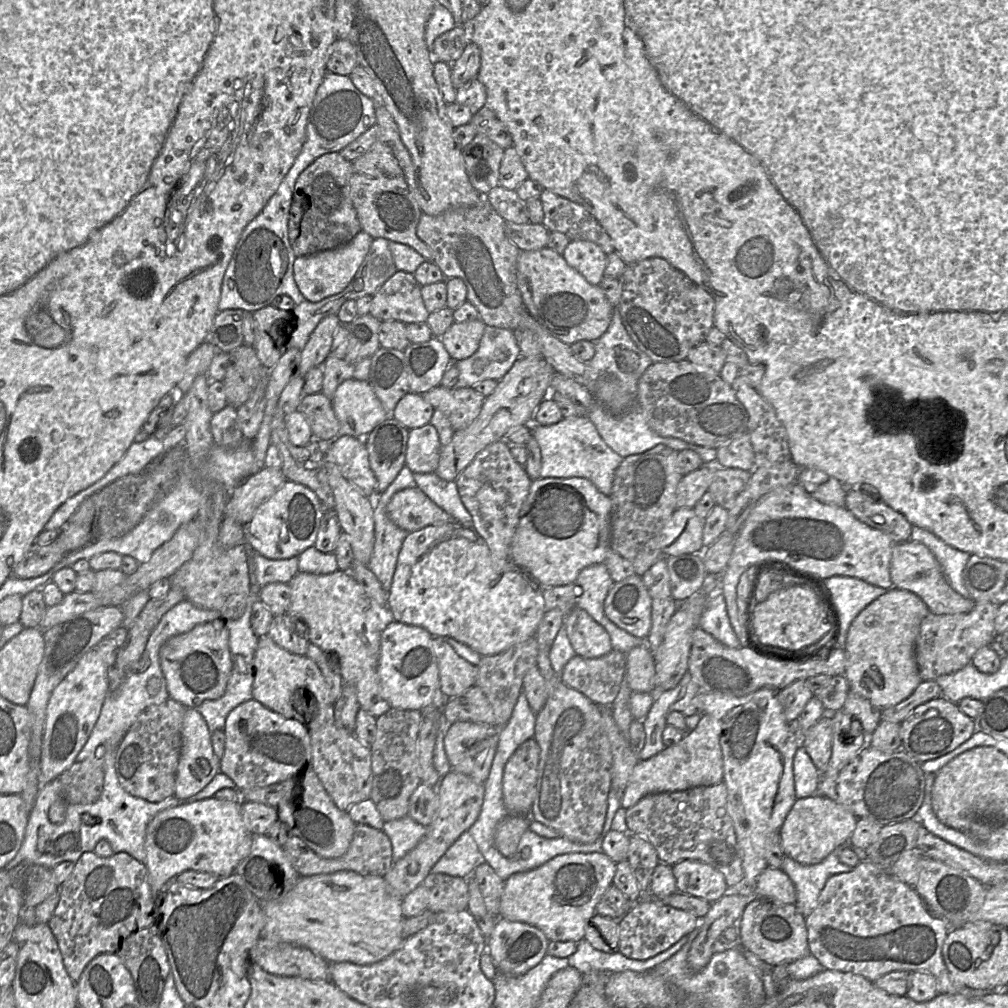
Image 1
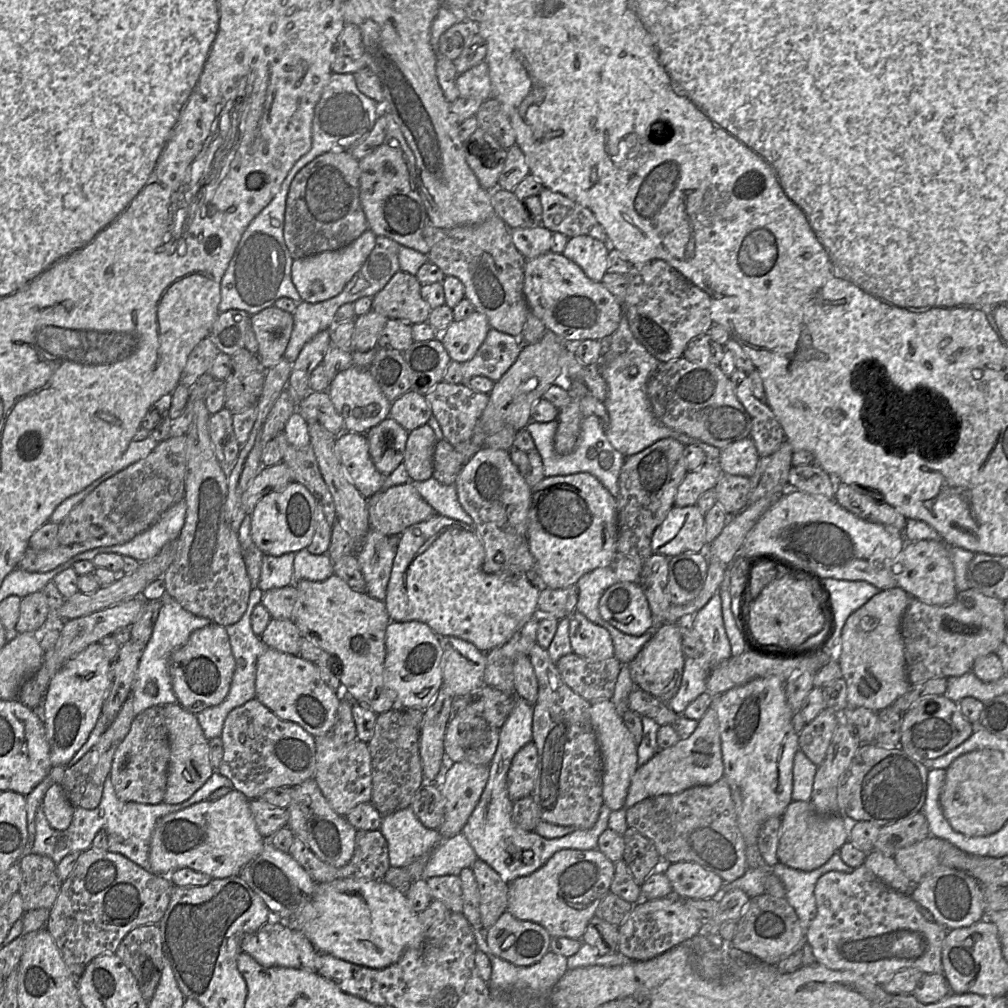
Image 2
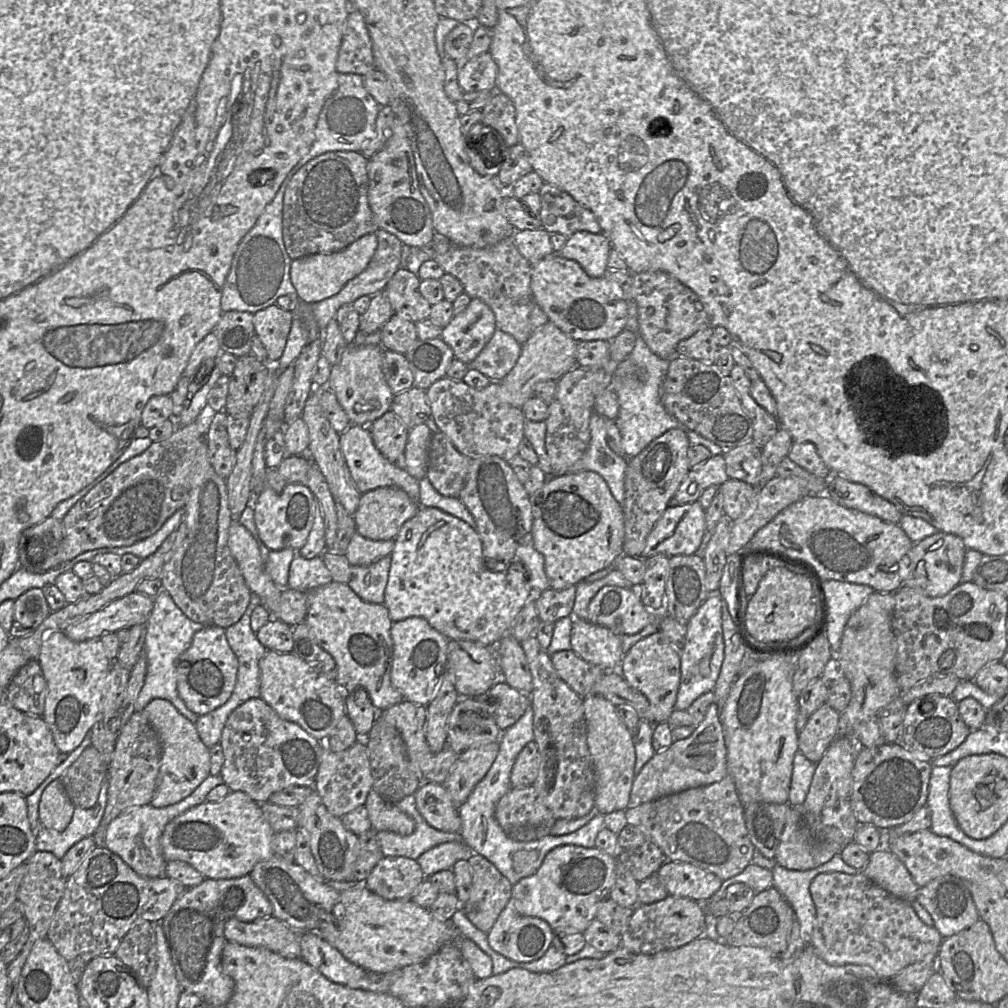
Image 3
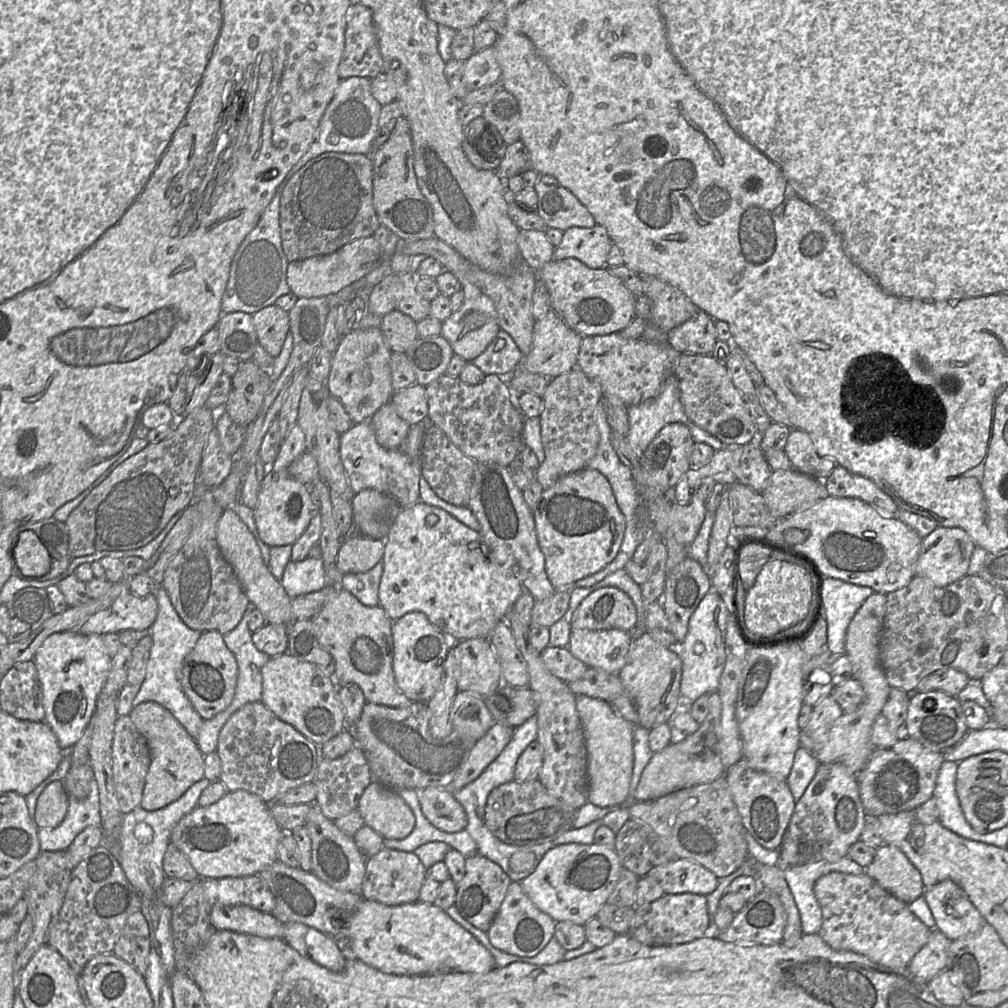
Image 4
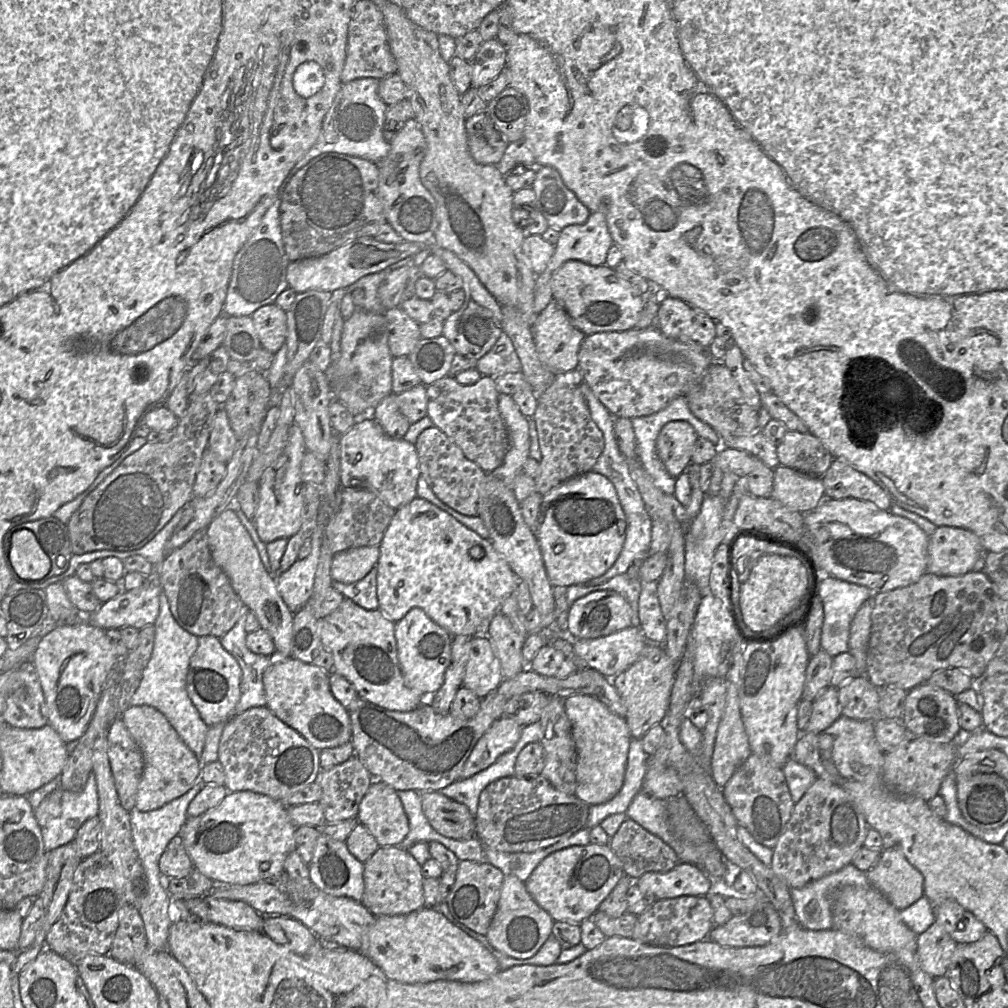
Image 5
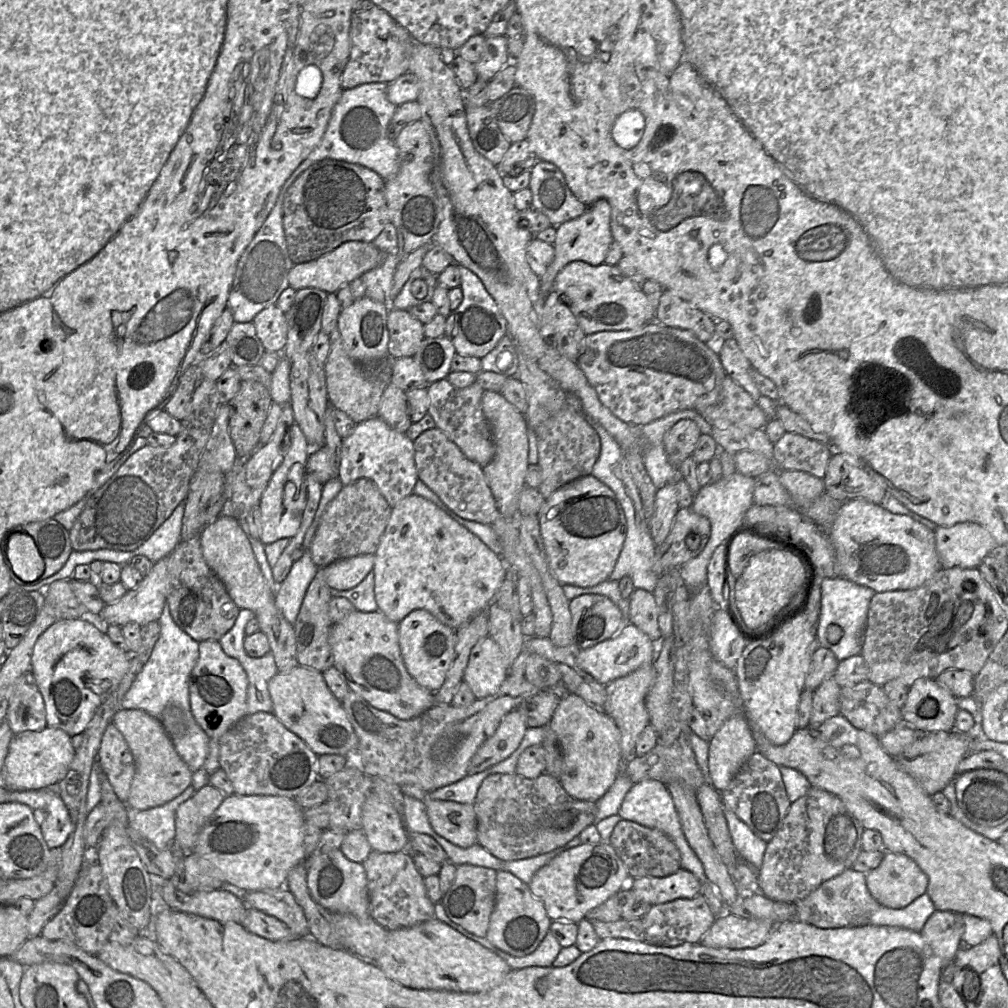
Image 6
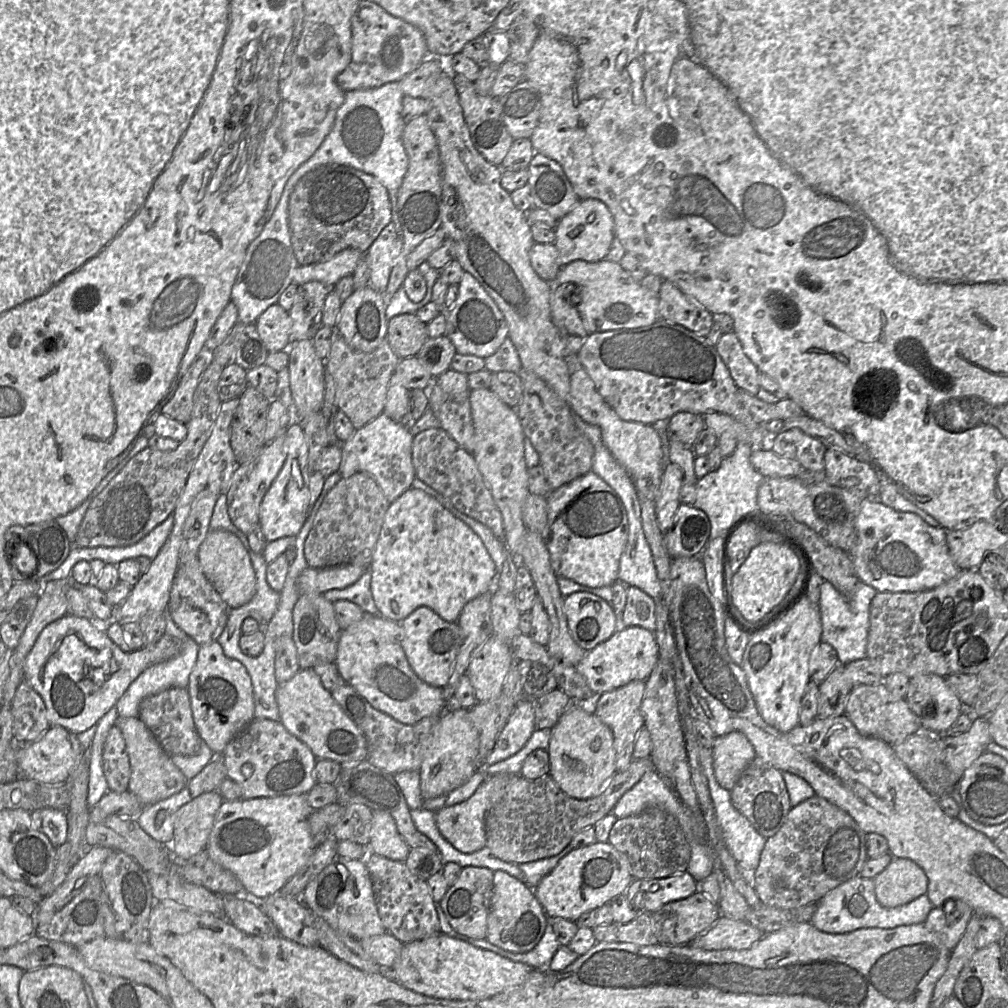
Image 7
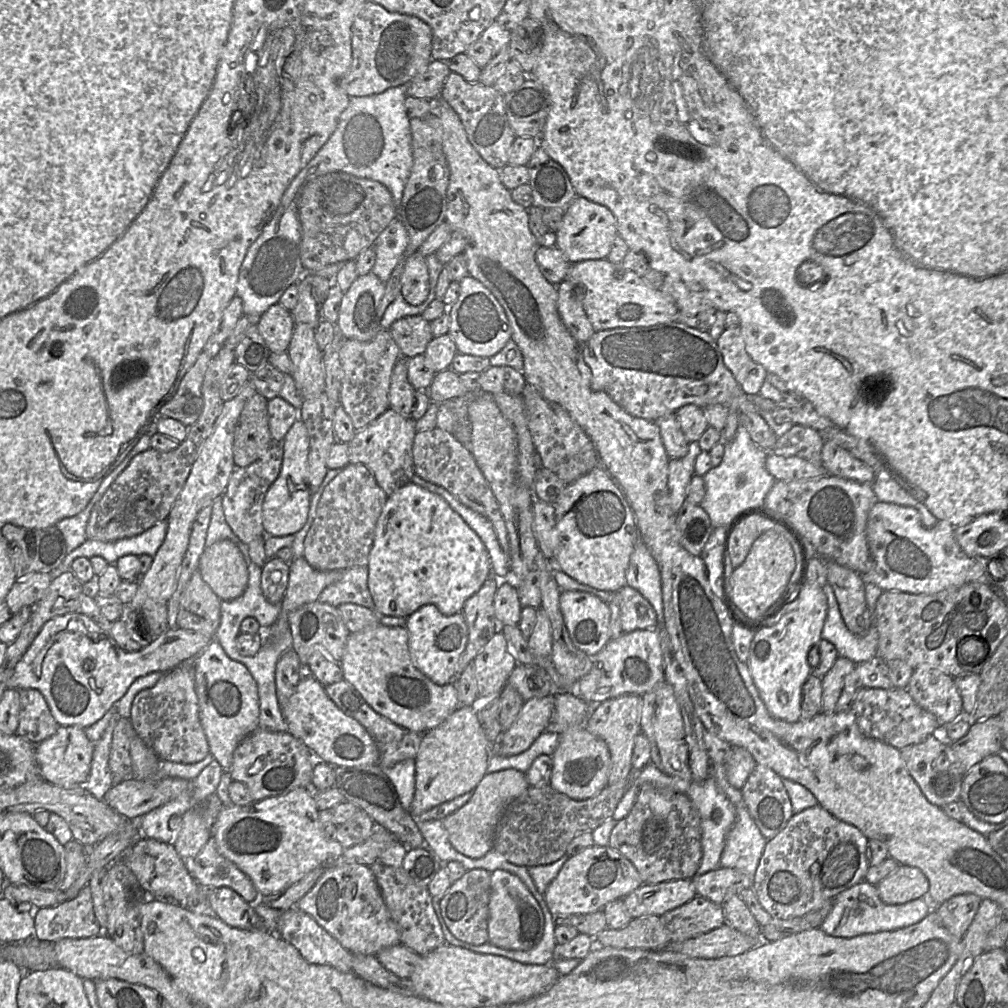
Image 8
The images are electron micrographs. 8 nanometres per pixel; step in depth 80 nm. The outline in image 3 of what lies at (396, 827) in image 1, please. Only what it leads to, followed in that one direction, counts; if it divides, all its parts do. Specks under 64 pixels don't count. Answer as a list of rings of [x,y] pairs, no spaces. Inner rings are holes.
[[[413,794],[402,798],[395,805],[414,820],[414,831],[408,836],[390,831],[377,832],[376,837],[384,856],[417,860],[422,853],[441,843],[462,841],[460,832],[443,832],[430,826],[418,812]]]

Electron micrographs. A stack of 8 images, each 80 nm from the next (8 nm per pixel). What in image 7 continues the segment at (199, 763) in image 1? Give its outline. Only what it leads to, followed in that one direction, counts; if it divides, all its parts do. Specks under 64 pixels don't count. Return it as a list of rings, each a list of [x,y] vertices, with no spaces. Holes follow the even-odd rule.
[[[119,716],[115,725],[122,732],[130,760],[131,777],[128,790],[136,796],[143,806],[149,806],[167,799],[187,786],[189,780],[174,764],[171,756],[164,751],[155,736],[139,717]]]

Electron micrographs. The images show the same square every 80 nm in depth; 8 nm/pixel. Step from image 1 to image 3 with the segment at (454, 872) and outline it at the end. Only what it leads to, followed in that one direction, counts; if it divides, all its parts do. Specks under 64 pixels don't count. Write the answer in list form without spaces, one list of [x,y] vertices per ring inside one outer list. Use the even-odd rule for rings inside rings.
[[[452,841],[428,849],[416,861],[427,878],[436,872],[451,870],[458,860],[468,861],[473,854],[463,841]]]

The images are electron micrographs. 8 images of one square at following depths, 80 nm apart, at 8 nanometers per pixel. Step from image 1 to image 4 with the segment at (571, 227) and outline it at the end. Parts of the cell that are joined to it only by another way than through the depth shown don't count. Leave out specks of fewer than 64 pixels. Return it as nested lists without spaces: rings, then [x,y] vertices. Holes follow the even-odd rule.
[[[540,175],[534,190],[538,197],[536,212],[548,228],[564,232],[571,227],[591,228],[596,225],[587,208],[555,177]]]

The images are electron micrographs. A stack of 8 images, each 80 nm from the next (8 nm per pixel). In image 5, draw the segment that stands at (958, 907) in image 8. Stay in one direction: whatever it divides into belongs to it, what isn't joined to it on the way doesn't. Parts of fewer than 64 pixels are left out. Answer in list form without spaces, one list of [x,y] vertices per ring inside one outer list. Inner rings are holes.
[[[935,921],[917,938],[917,956],[922,970],[933,978],[946,976],[957,944],[943,925]]]

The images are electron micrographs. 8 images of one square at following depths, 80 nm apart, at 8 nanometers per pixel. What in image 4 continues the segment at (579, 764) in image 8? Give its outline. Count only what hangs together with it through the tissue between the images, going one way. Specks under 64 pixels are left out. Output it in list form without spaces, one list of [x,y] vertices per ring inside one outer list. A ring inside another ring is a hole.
[[[576,695],[576,708],[587,750],[588,803],[601,808],[617,808],[626,803],[633,770],[635,726],[614,713],[604,700]]]

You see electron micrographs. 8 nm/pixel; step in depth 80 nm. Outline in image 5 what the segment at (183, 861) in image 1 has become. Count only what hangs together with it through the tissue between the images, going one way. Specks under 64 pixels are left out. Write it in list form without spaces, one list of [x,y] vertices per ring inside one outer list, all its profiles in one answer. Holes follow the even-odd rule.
[[[236,791],[228,792],[216,807],[207,812],[187,818],[179,836],[194,868],[215,884],[248,885],[261,881],[276,883],[279,880],[284,873],[286,857],[296,849],[295,829],[288,817],[284,801],[252,791]]]

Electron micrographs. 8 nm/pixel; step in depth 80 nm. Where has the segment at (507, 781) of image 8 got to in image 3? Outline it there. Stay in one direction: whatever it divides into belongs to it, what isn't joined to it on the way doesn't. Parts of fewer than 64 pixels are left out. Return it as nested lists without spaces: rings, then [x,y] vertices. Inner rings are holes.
[[[422,783],[413,795],[418,812],[430,826],[443,832],[460,832],[458,807],[442,784]]]

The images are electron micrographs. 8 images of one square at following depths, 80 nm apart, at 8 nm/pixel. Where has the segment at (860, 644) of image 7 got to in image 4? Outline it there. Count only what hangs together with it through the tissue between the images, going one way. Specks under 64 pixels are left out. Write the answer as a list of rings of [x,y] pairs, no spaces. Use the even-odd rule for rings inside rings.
[[[825,577],[822,586],[823,612],[827,622],[827,645],[834,656],[845,653],[847,628],[863,602],[874,593],[868,586]]]

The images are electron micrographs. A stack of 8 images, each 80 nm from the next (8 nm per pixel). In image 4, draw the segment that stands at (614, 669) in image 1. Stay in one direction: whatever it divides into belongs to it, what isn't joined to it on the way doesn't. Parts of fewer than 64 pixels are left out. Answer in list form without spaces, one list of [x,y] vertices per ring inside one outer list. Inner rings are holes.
[[[548,645],[540,655],[550,673],[566,683],[582,678],[588,669],[567,647]]]

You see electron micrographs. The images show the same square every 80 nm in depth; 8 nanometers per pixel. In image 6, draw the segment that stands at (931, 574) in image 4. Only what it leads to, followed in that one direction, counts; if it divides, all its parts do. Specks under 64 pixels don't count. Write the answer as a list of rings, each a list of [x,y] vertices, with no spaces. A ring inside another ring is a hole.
[[[977,523],[939,527],[935,532],[941,567],[977,568],[998,545],[990,532]]]

